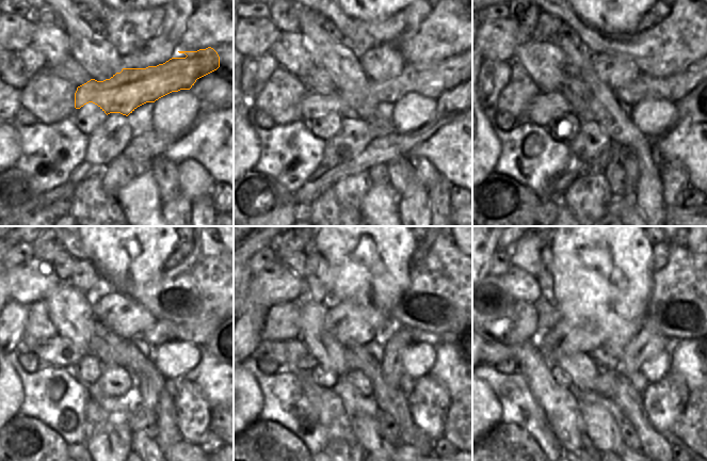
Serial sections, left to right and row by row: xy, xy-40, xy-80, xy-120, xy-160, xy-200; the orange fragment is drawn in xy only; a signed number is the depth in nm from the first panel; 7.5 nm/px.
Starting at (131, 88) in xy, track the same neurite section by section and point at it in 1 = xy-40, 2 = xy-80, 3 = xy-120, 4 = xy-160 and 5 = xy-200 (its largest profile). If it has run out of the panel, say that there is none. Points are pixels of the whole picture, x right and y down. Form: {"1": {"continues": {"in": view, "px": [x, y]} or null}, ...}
{"1": {"continues": {"in": "xy-40", "px": [431, 82]}}, "2": {"continues": {"in": "xy-80", "px": [673, 88]}}, "3": {"continues": {"in": "xy-120", "px": [196, 329]}}, "4": {"continues": {"in": "xy-160", "px": [279, 351]}}, "5": {"continues": {"in": "xy-200", "px": [494, 352]}}}

